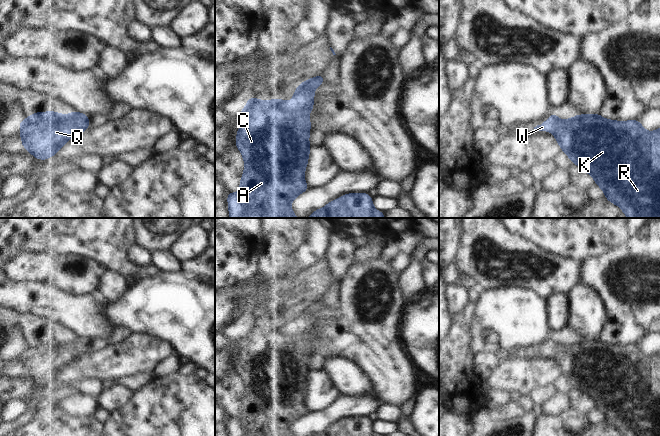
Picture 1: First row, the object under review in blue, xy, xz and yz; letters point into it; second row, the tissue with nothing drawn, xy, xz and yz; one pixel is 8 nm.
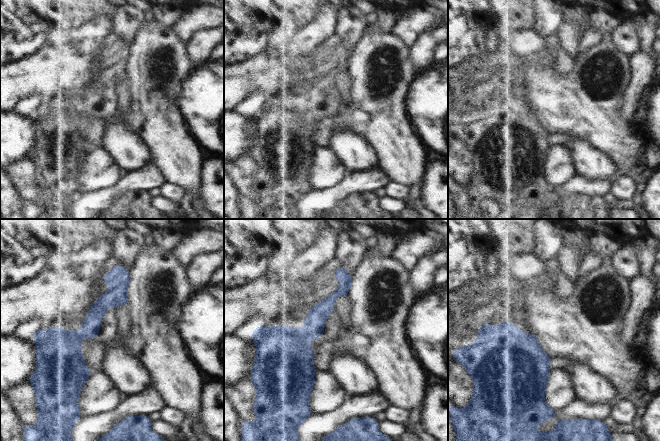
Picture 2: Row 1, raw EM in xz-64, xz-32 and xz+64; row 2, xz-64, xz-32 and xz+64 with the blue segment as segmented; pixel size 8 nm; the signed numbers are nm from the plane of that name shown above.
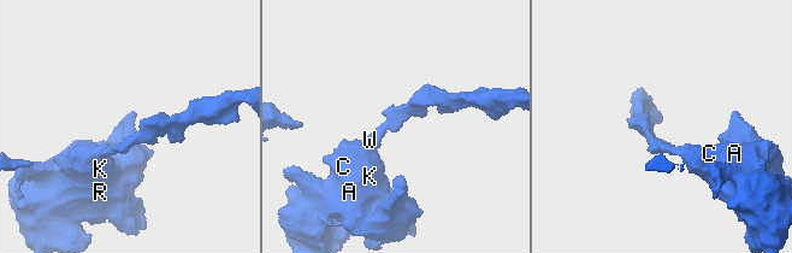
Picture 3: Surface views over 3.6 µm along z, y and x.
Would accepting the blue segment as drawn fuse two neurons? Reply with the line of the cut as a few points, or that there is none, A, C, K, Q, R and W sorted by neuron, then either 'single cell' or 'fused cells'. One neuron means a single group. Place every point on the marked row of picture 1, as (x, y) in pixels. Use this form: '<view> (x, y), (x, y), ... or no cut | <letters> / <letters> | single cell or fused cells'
no cut | A C K Q R W | single cell

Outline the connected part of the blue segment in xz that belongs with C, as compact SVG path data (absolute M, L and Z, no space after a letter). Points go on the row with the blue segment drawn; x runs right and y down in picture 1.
M323 74L307 79L295 89L292 102L283 99L263 101L255 97L249 98L244 110L238 113L241 127L236 132L235 147L242 153L245 163L244 172L239 183L238 193L227 193L228 210L230 218L299 218L294 215L291 202L309 189L304 179L305 169L310 154L309 135L311 122L308 113L314 109L313 90L319 88L324 82Z

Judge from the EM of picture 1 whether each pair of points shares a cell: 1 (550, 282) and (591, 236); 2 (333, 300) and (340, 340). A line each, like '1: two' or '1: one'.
1: two
2: two

